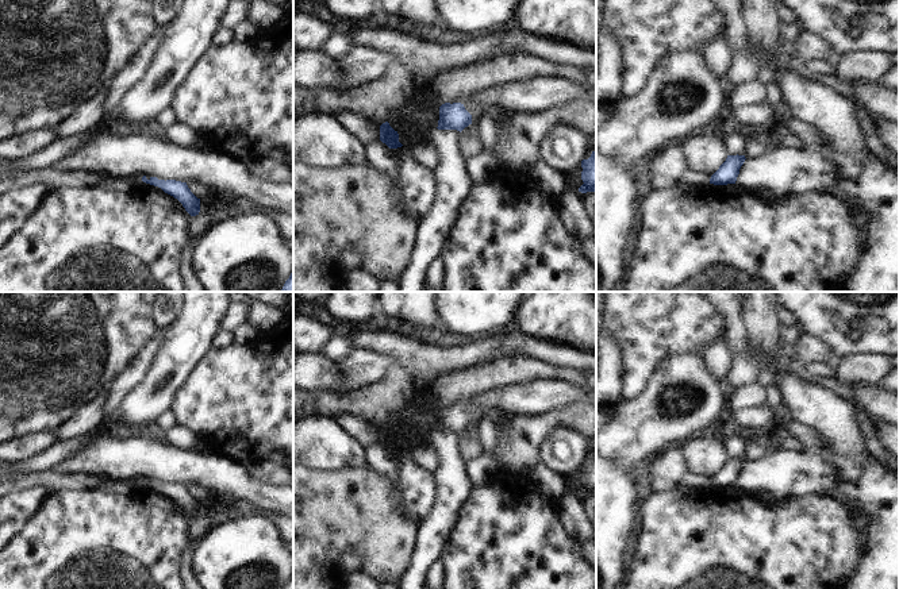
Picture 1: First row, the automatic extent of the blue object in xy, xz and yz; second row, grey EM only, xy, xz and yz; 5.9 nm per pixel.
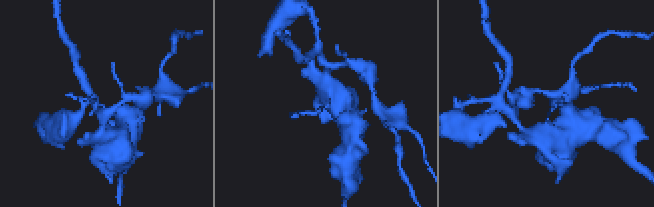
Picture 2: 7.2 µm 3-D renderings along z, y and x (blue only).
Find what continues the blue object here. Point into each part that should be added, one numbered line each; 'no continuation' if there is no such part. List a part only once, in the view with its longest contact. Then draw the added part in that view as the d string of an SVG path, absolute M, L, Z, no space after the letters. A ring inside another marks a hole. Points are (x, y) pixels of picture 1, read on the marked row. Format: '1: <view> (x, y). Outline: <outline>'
no continuation.

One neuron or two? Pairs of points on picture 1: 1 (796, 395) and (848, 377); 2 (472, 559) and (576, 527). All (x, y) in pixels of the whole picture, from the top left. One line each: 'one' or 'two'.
1: two
2: two

